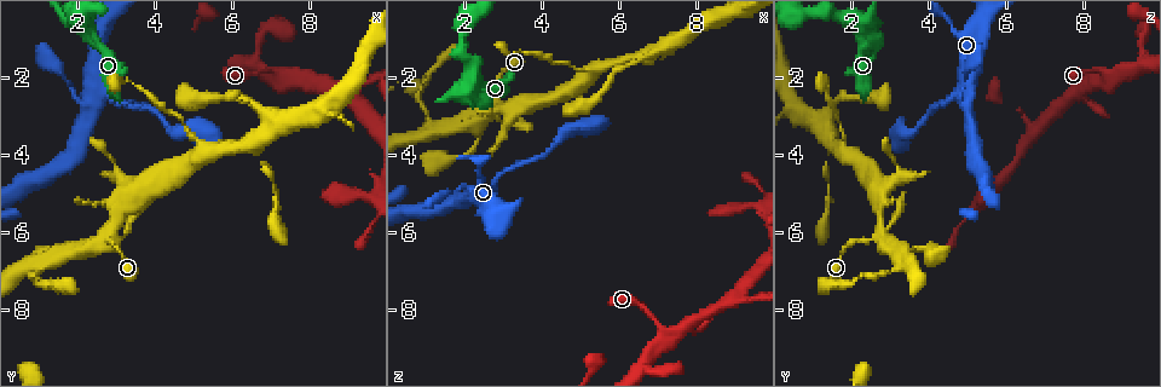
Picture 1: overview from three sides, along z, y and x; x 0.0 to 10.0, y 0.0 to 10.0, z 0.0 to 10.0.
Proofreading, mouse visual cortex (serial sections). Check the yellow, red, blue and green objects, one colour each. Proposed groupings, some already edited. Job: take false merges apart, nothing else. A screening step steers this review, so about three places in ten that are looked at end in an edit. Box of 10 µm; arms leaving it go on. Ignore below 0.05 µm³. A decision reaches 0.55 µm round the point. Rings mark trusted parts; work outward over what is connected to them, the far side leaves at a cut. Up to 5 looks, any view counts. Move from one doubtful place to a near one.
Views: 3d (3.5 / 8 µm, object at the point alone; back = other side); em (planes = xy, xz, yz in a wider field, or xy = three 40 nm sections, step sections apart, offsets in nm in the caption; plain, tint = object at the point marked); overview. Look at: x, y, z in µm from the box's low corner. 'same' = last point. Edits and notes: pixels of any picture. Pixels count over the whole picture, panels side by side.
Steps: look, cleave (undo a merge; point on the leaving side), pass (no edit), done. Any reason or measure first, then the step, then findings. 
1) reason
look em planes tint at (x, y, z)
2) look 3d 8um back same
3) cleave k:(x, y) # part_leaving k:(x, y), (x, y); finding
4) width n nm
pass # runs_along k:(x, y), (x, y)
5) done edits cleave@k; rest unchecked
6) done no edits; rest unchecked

three arms meet
look 3d 3.5um at (2.15, 0.80, 2.35)

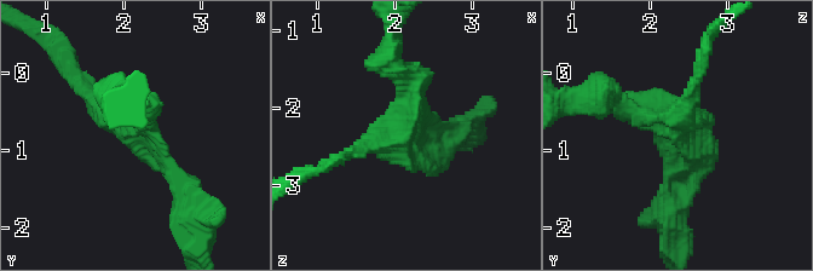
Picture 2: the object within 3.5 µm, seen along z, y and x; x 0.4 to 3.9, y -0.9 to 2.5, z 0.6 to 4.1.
arms 3; arm_widths 150, 250, 300 nm; now the EM
look em xy step 3 tint at (2.15, 0.70, 2.30)

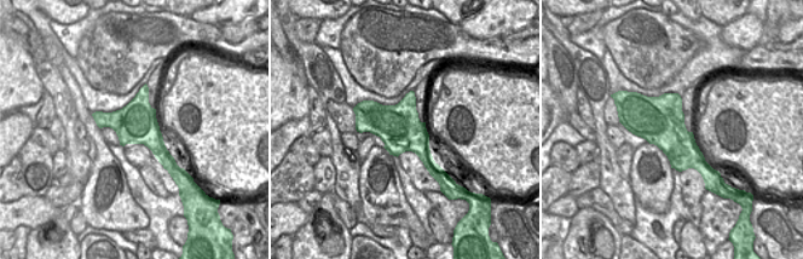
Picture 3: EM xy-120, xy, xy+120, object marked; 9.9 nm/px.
pass # runs_along 2:(667, 179), (686, 142), (611, 93); continuous, no second cell

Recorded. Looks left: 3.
three-way junction
look 3d 3.5um at (2.95, 6.15, 2.75)

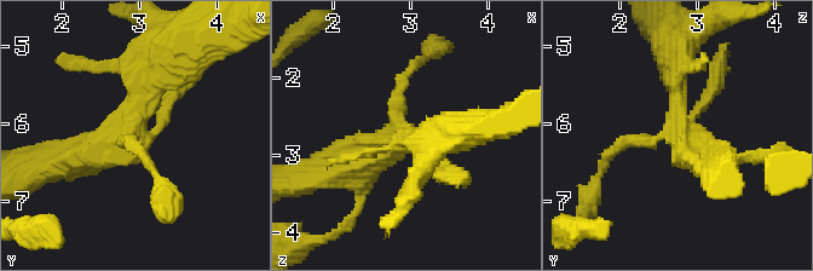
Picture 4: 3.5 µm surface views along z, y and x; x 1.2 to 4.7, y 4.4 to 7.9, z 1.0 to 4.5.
now the EM
look em planes tint at (2.90, 6.10, 2.65)

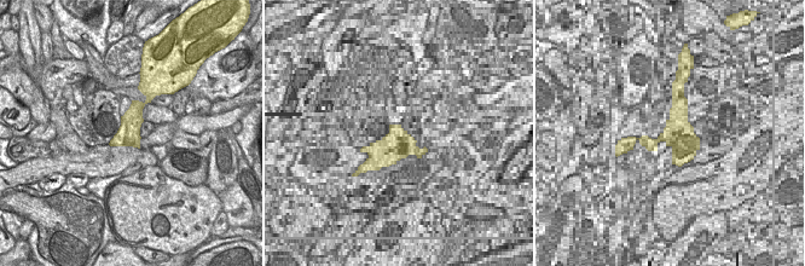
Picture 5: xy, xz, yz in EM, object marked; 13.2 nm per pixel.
pass # runs_along 4:(609, 155), (676, 125), (673, 58); all the same cell

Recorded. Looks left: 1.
done no edits; rest unchecked

